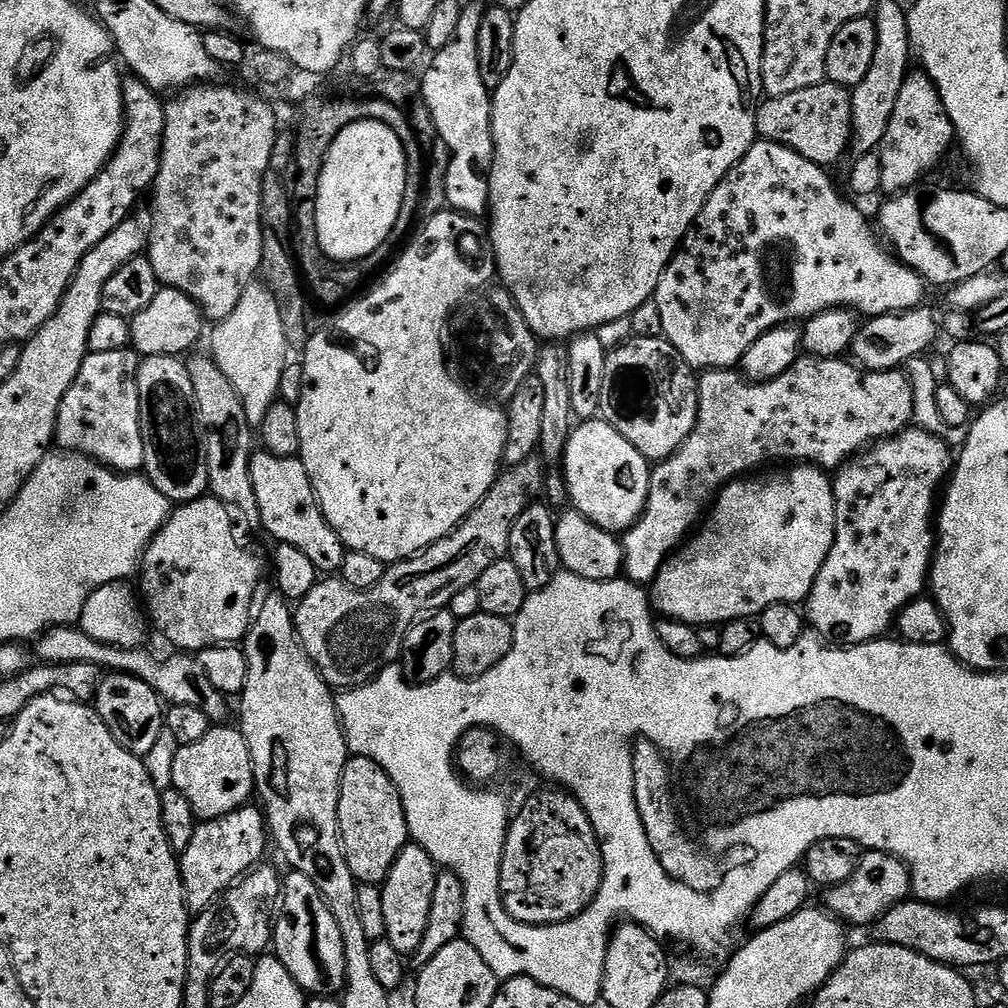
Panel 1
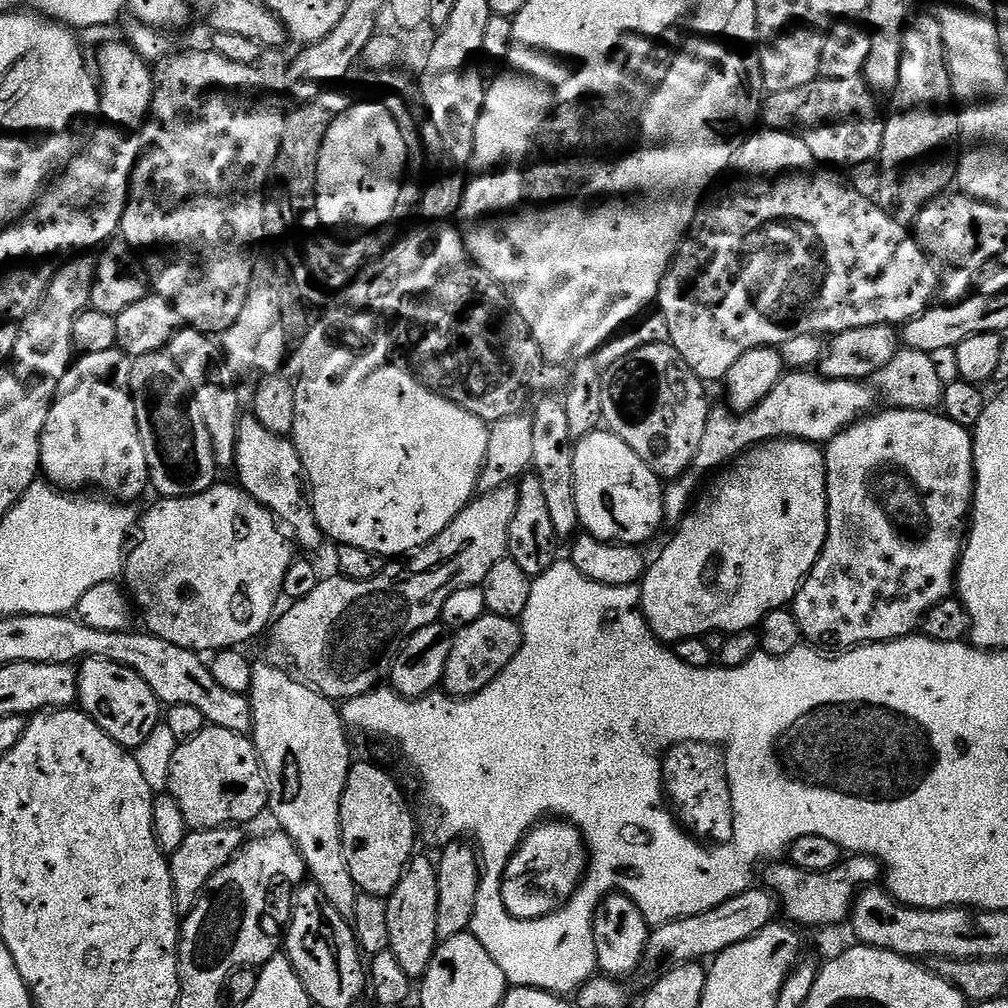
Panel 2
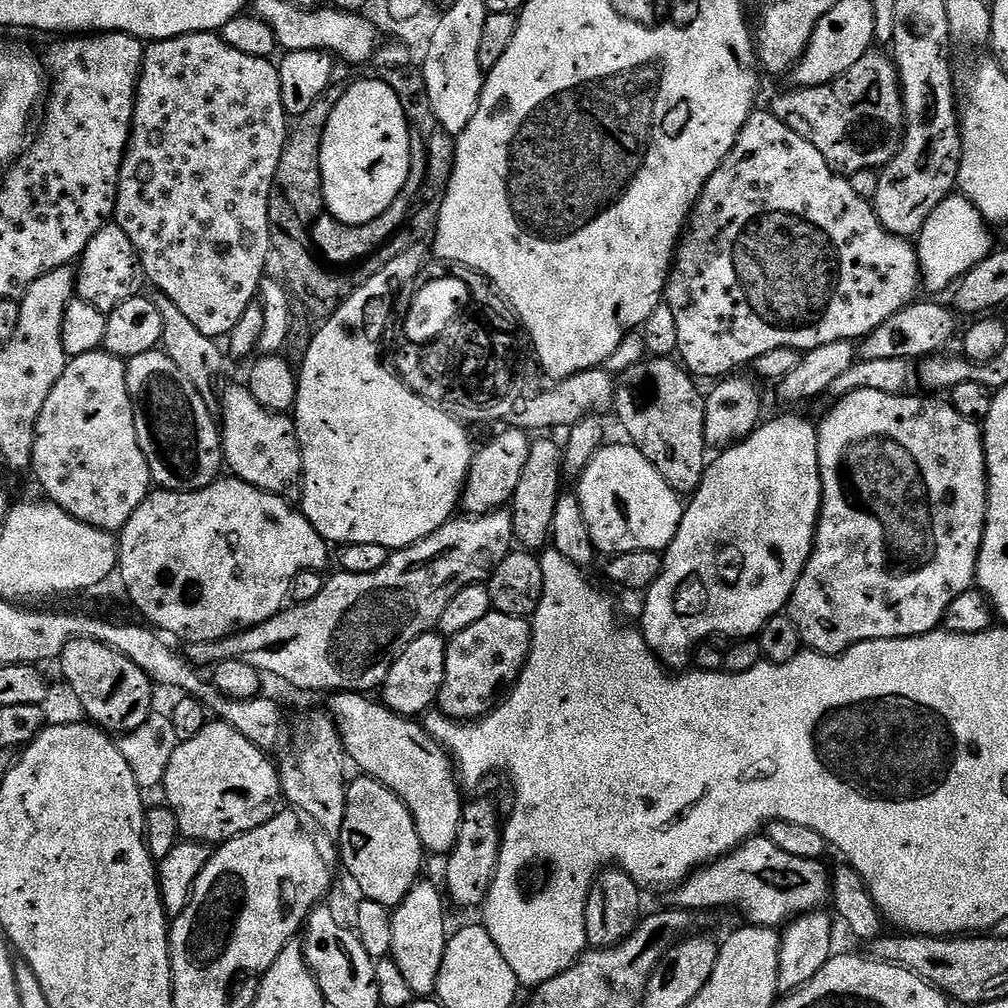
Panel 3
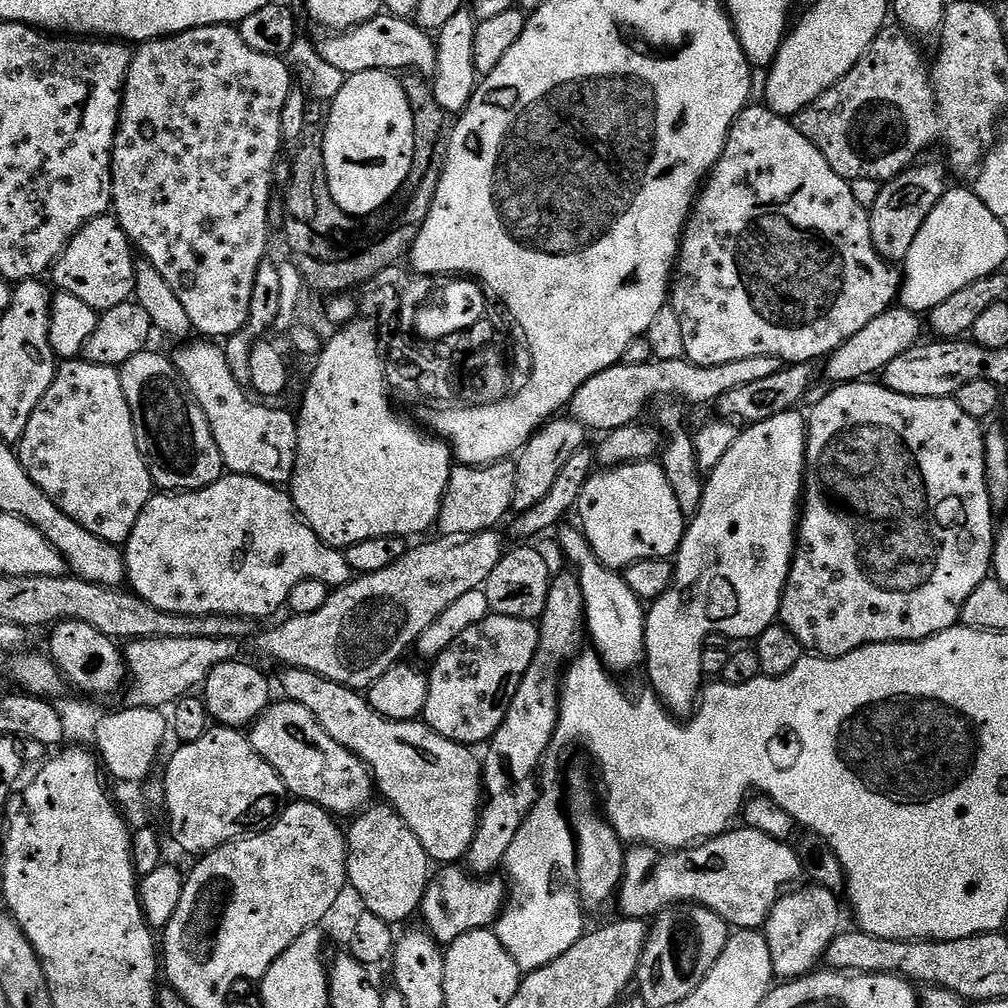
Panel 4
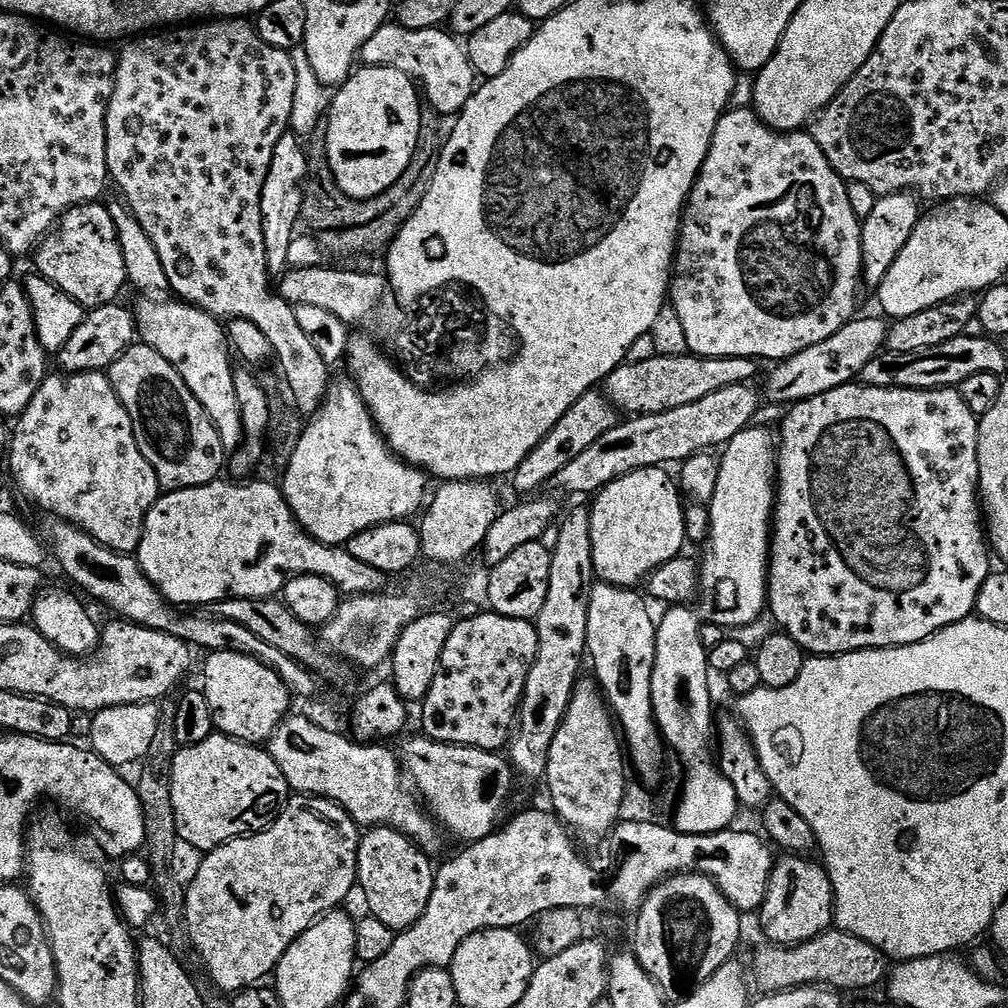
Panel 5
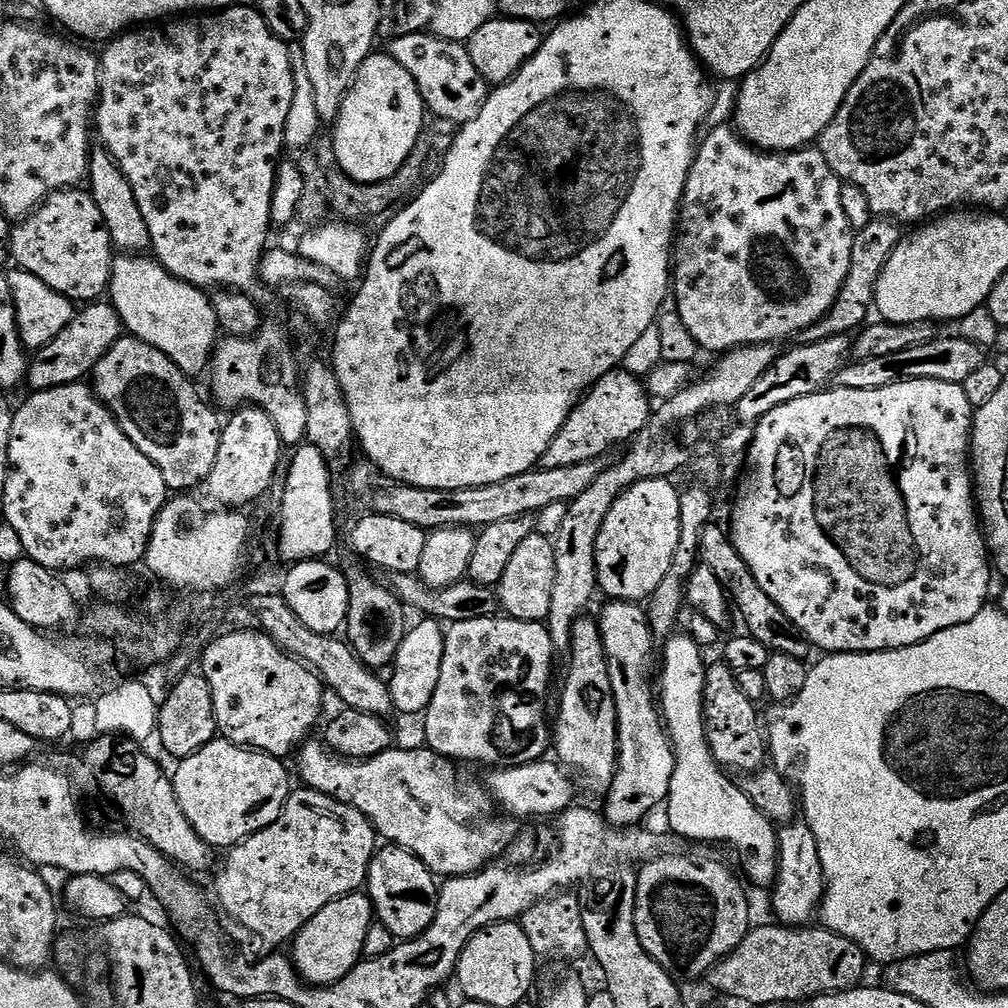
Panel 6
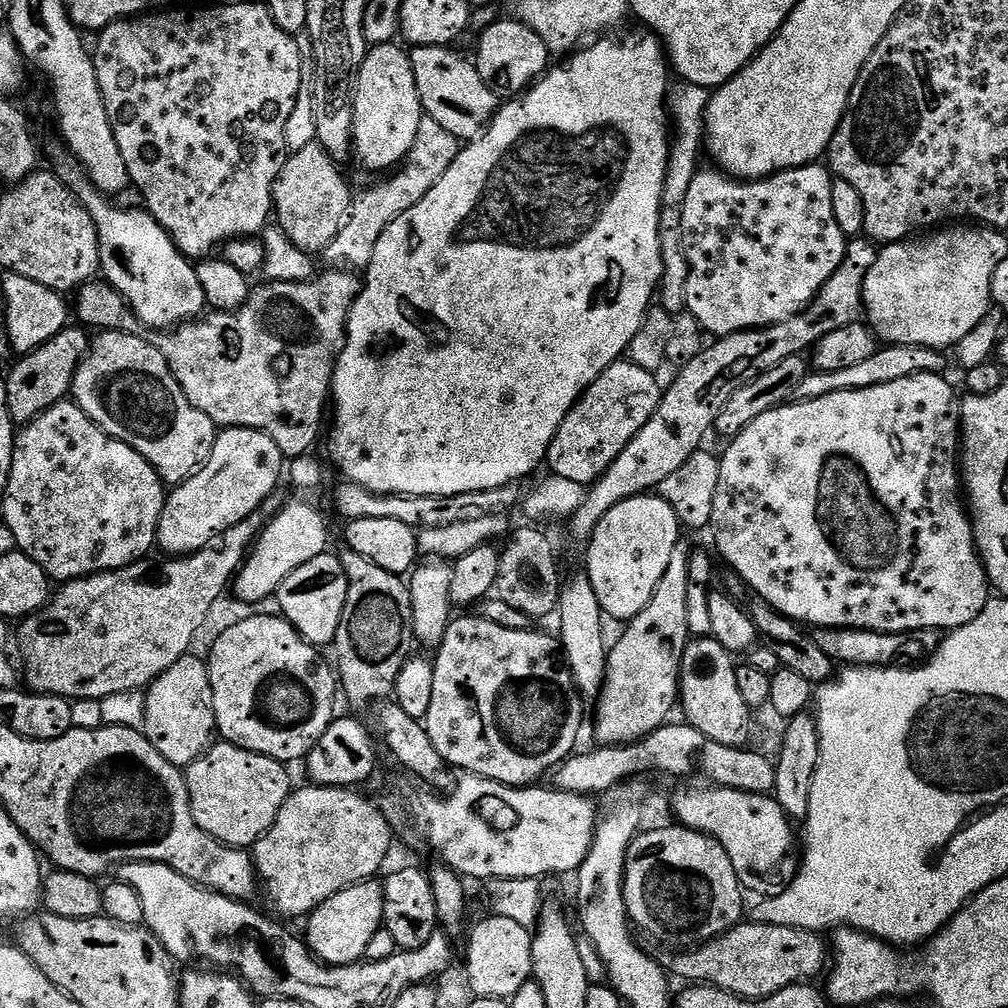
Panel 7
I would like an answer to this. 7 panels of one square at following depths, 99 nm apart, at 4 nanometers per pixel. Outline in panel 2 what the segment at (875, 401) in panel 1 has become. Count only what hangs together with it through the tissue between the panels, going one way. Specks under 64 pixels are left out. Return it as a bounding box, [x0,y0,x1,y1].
[664,370,878,526]

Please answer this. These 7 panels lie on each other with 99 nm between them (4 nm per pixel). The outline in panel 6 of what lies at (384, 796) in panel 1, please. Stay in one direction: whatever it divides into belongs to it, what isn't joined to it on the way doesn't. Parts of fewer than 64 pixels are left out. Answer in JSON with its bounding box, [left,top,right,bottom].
[366,846,438,941]

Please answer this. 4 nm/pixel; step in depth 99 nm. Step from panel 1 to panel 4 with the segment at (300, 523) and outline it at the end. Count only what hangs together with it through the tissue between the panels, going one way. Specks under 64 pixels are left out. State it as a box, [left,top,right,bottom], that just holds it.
[174,338,297,485]

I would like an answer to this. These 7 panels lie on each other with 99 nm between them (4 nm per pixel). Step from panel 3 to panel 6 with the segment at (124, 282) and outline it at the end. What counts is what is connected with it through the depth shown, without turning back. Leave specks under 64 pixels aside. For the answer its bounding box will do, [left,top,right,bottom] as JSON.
[11,187,114,302]

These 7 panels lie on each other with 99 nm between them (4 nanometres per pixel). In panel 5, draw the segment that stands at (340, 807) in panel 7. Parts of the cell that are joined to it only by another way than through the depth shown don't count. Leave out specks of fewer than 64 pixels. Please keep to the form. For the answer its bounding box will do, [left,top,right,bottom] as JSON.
[184,795,362,994]

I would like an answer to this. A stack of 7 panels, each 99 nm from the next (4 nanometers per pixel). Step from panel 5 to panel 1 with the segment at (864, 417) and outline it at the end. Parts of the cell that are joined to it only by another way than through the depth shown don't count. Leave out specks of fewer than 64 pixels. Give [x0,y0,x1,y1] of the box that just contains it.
[806,426,954,646]

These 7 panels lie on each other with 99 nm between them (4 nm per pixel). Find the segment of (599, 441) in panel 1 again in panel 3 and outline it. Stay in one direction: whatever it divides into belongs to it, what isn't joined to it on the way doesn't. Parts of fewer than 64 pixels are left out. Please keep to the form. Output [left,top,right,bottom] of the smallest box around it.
[578,443,685,557]

